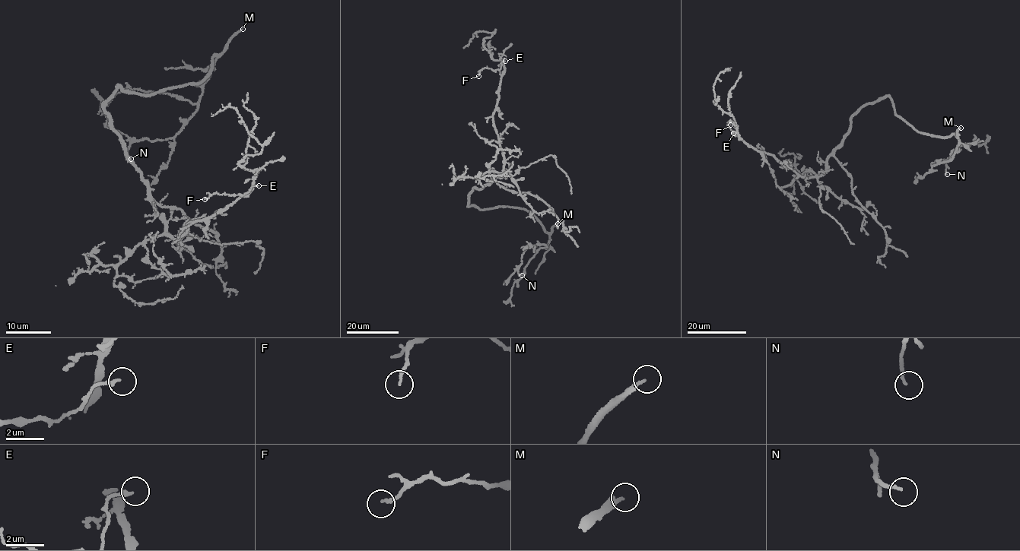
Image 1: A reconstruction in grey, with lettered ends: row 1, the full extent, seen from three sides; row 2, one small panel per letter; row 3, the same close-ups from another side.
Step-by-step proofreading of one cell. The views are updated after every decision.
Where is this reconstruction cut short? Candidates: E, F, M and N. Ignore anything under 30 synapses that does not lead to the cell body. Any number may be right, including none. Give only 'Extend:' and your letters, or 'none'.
Extend: M

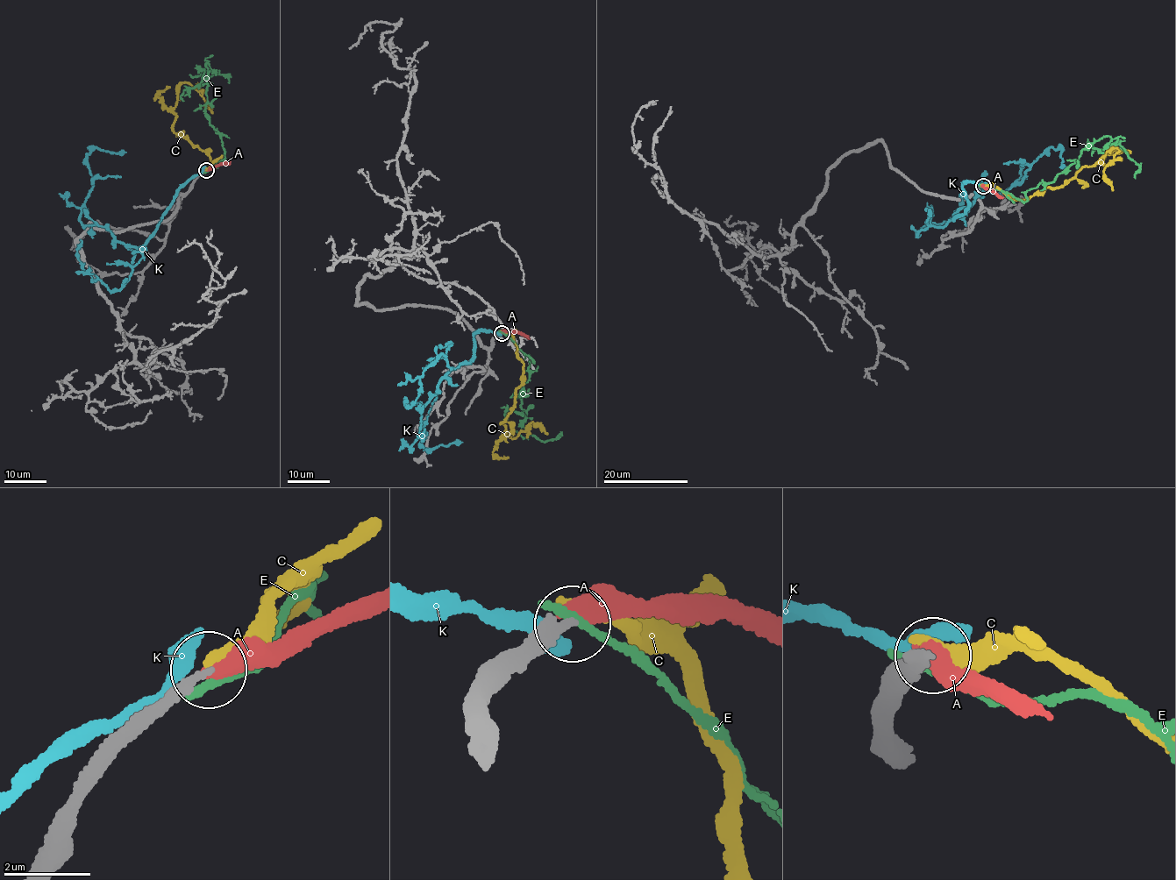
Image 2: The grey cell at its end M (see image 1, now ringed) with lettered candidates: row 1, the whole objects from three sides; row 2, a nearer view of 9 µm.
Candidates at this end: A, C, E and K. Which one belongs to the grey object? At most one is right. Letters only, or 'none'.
A

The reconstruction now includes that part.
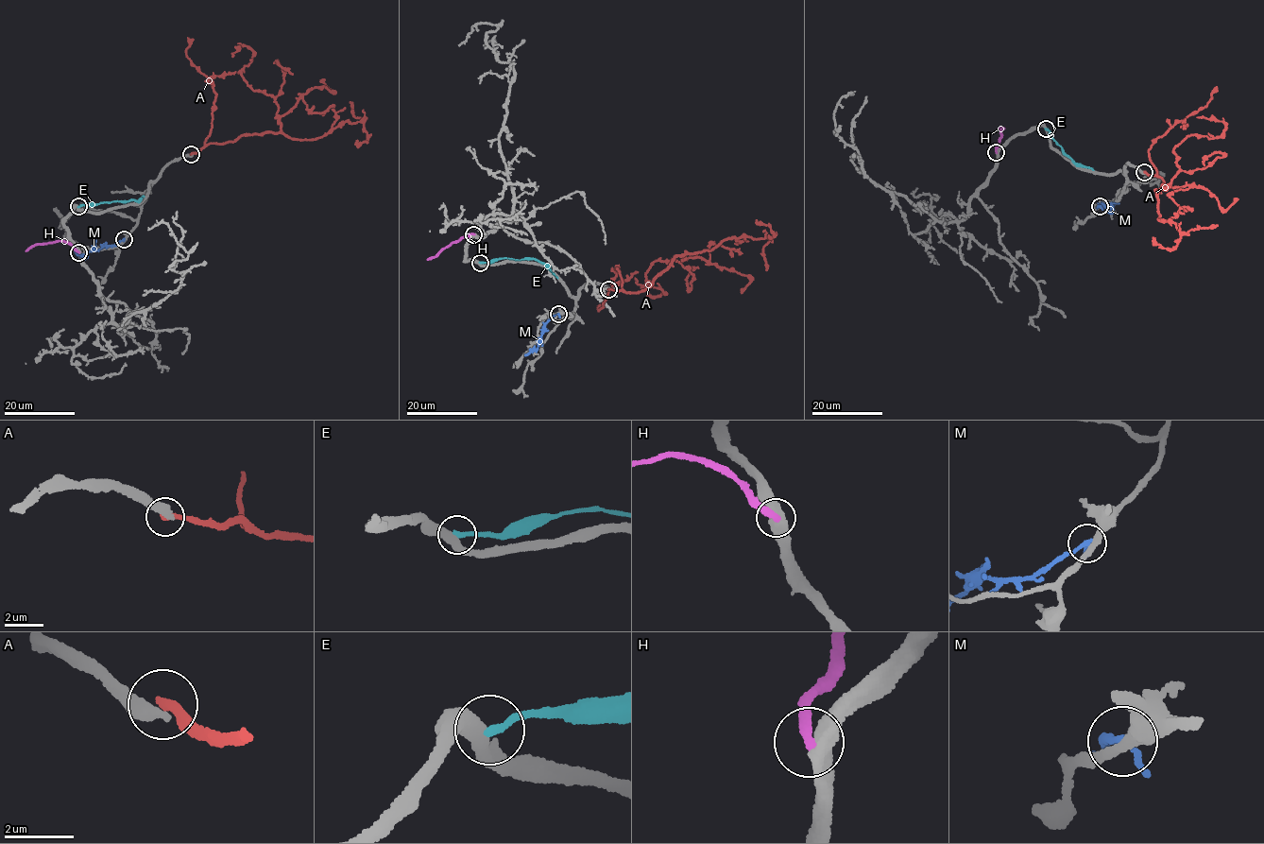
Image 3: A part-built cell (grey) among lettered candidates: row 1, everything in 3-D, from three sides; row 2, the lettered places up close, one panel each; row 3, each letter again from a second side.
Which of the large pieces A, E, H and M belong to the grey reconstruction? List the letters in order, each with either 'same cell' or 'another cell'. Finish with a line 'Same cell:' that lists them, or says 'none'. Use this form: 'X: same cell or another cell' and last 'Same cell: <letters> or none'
A: another cell
E: another cell
H: same cell
M: another cell
Same cell: H

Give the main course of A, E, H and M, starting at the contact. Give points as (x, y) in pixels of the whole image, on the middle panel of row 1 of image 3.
A: (607, 288), (646, 290), (686, 252), (646, 272), (663, 293), (651, 296), (635, 278)
E: (480, 263), (506, 257), (518, 260), (533, 257), (557, 278)
H: (474, 234), (442, 248), (435, 256), (427, 259)
M: (558, 314), (549, 318), (536, 350), (524, 355)

